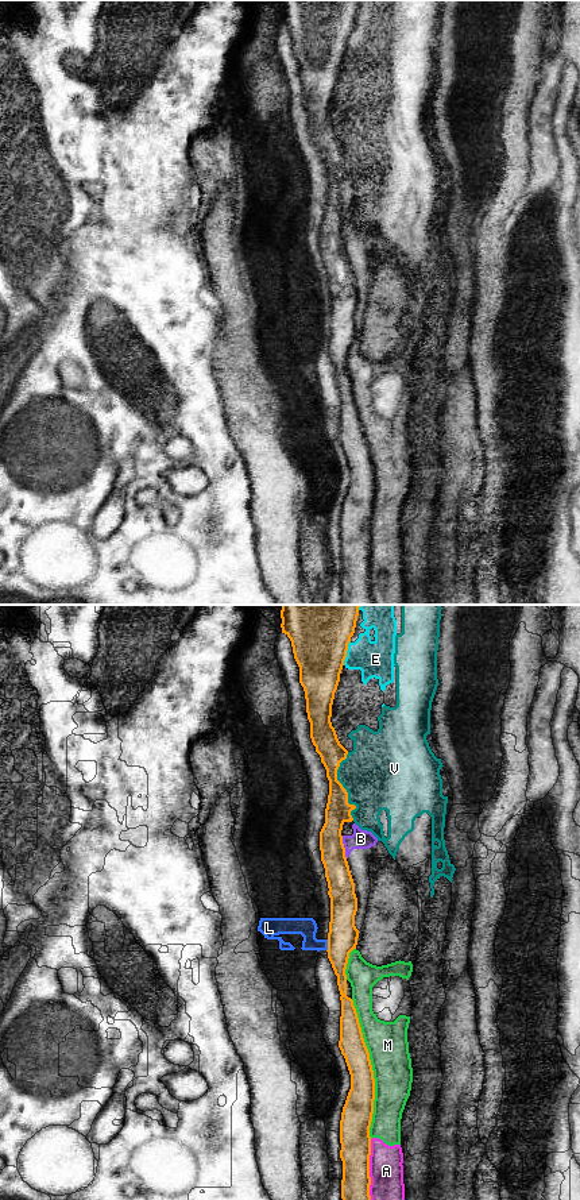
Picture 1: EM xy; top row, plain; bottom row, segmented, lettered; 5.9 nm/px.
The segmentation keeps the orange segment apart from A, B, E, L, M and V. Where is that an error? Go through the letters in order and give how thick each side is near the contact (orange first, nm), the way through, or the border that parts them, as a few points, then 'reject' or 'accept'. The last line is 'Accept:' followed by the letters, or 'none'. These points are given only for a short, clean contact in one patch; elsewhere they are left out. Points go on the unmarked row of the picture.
A: 180 nm thick on the orange side, 200 nm on the other; reject
B: 160 nm thick on the orange side, 110 nm on the other; reject
E: 420 nm thick on the orange side, 220 nm on the other; reject
L: 180 nm thick on the orange side, 110 nm on the other; border along xy (328, 335), (327, 346); reject
M: 180 nm thick on the orange side, 240 nm on the other; reject
V: 150 nm thick on the orange side, 440 nm on the other; reject
Accept: none

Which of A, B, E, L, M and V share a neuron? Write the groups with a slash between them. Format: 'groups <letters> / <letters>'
groups A B M / E V / L

